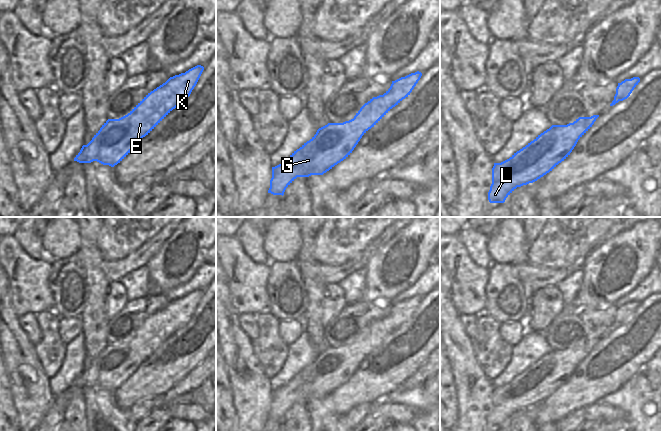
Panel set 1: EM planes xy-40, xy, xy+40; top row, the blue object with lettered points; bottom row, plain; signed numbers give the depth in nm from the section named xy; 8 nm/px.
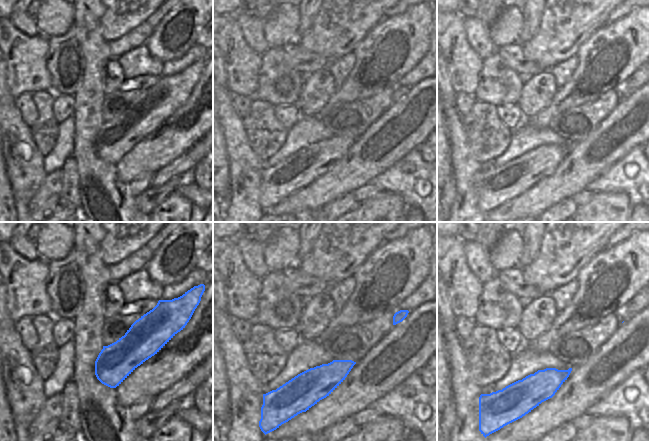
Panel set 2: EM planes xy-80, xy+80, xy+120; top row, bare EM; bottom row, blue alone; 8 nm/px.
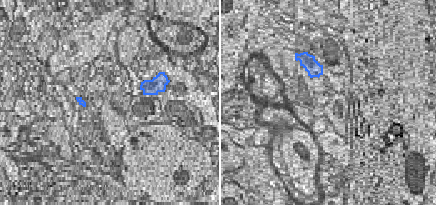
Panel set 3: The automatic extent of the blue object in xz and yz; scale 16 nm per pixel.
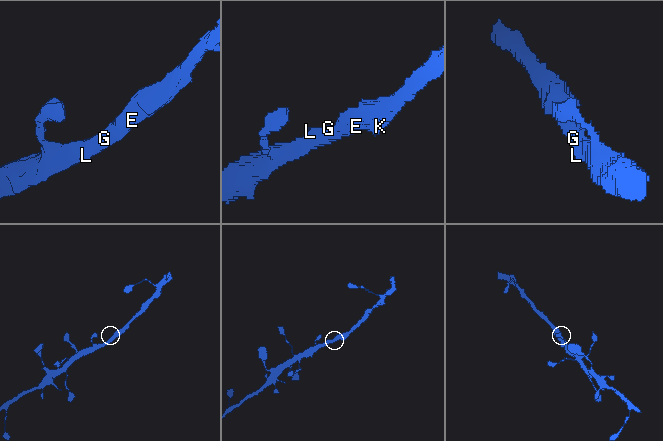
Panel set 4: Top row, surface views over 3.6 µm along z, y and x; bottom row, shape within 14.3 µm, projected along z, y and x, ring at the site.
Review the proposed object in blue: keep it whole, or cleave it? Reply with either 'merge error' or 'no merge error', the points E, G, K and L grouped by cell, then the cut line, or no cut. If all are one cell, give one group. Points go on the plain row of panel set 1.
no merge error | E G K L | no cut

